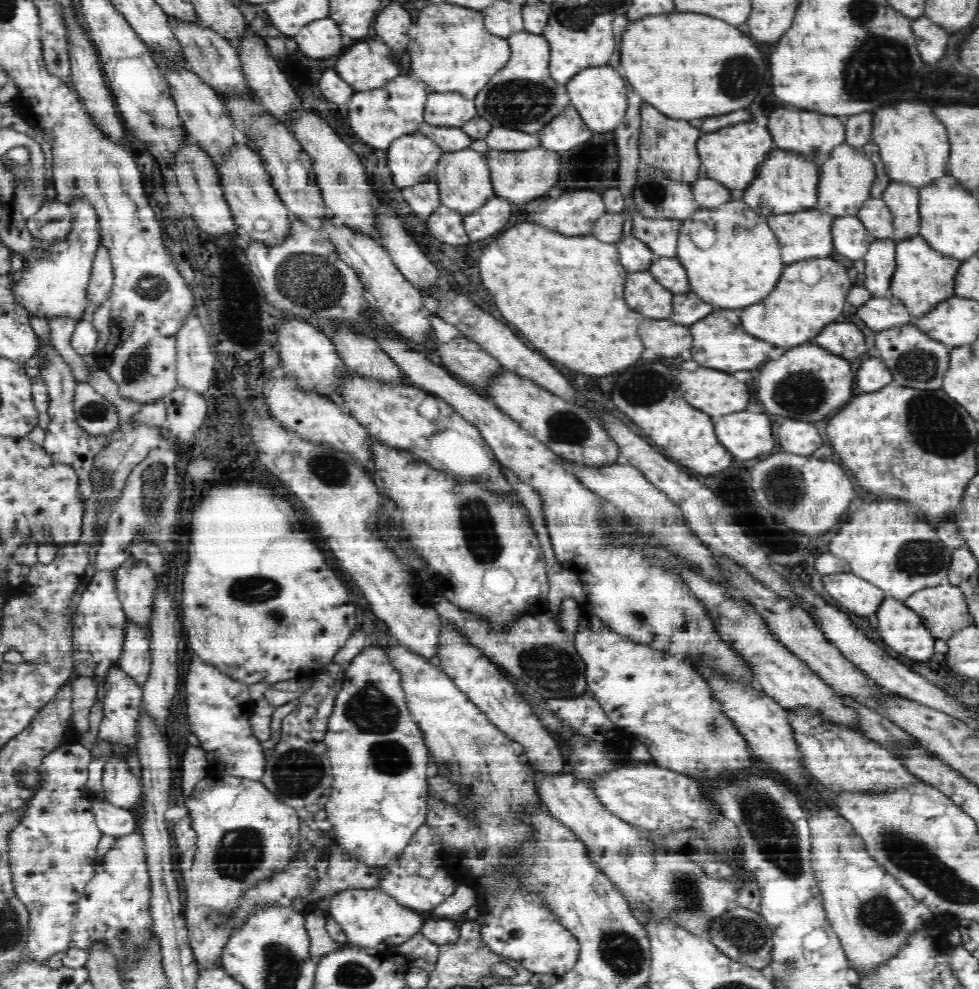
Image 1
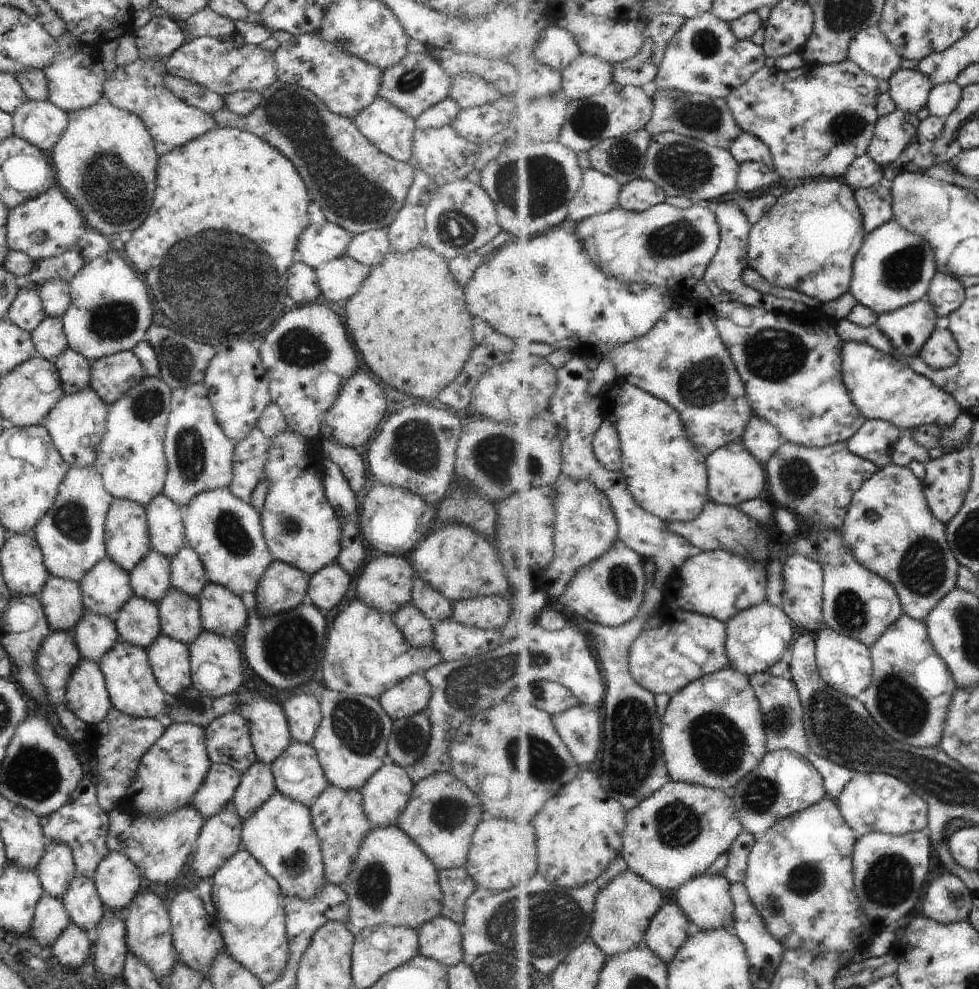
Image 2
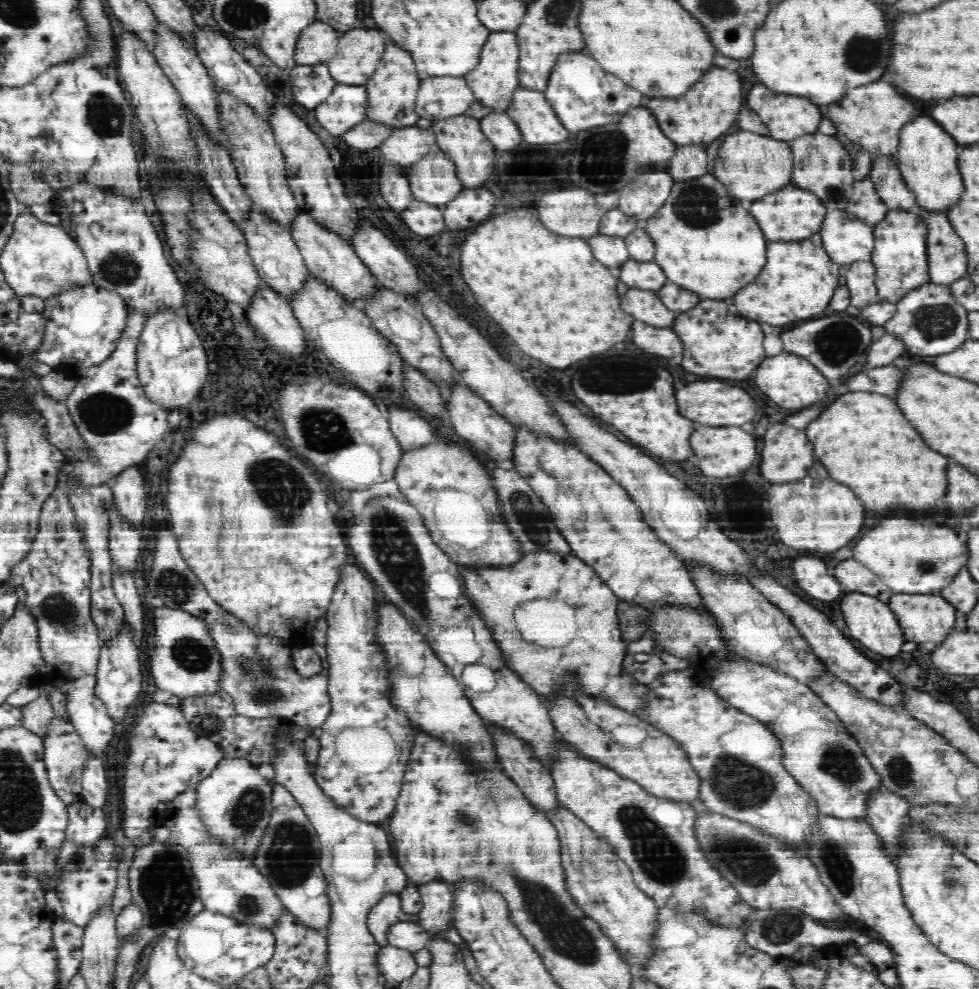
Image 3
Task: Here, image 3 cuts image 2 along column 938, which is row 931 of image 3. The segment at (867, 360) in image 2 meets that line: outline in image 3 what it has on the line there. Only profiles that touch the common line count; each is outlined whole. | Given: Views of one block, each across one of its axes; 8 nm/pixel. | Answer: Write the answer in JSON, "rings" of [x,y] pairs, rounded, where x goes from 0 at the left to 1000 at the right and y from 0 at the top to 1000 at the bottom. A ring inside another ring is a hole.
{"rings":[[[403,931],[394,938],[395,956],[411,959],[421,965],[441,957],[437,943],[428,933]]]}

